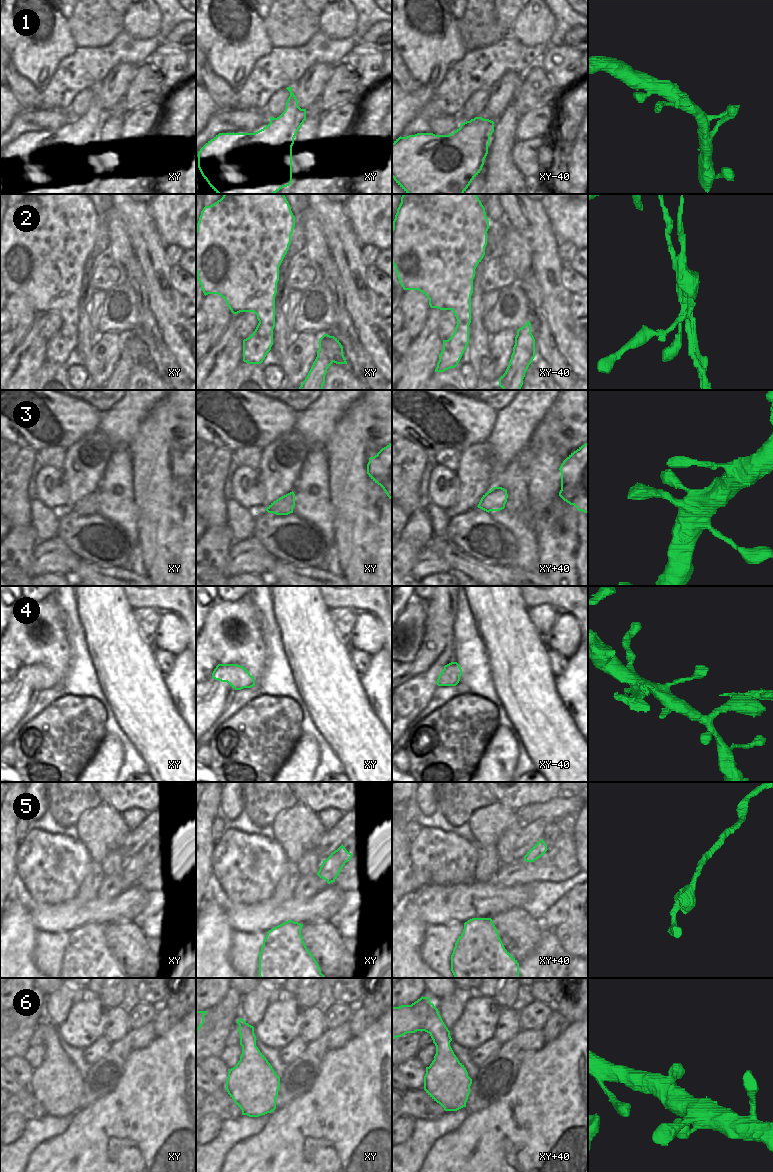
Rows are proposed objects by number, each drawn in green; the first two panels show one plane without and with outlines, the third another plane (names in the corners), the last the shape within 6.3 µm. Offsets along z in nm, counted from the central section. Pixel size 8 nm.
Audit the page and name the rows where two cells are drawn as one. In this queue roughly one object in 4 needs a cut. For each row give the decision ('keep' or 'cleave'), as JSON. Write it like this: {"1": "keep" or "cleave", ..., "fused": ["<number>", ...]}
{"1": "cleave", "2": "cleave", "3": "keep", "4": "keep", "5": "keep", "6": "keep", "fused": ["1", "2"]}

